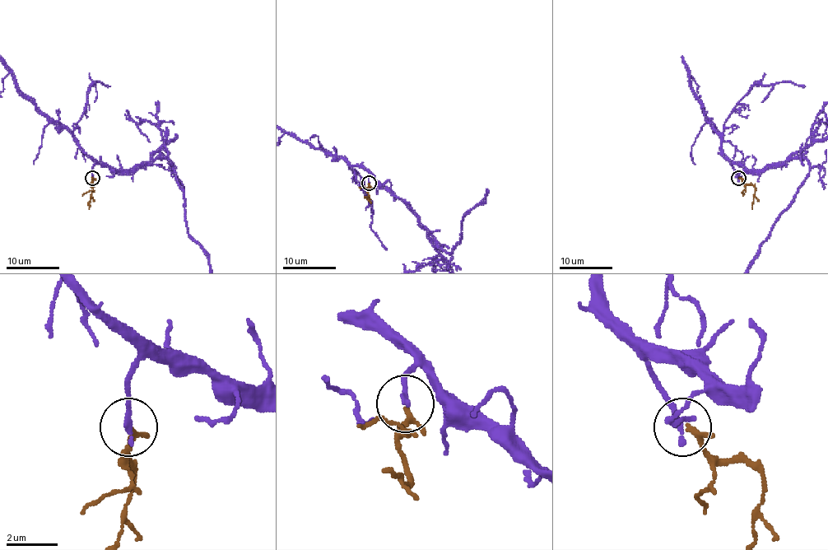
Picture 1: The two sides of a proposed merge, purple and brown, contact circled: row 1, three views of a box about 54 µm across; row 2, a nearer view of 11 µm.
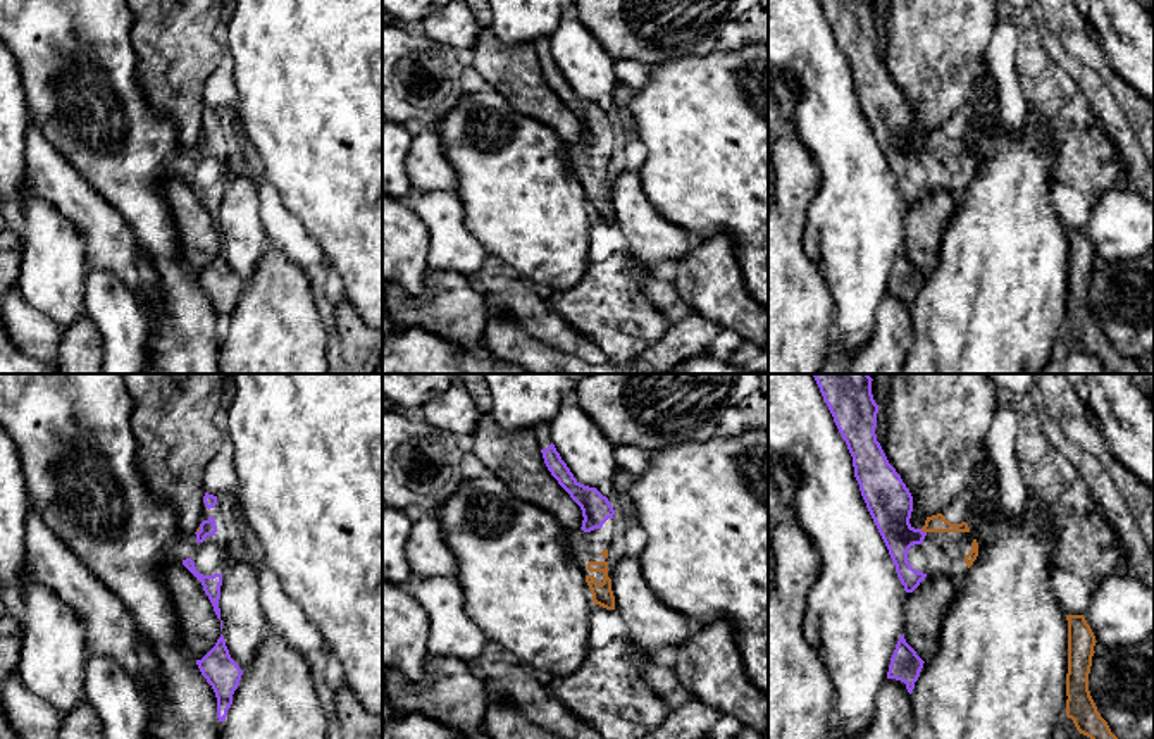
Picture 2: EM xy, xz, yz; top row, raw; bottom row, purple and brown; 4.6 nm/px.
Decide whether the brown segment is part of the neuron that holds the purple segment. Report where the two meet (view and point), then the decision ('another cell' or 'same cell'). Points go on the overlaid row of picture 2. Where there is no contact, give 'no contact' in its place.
yz (922, 531) | same cell

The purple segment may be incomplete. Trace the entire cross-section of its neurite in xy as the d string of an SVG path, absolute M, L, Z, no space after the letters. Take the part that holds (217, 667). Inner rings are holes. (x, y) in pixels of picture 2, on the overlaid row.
M222 634L215 646L202 660L196 660L196 665L215 692L217 718L219 722L224 722L227 710L233 705L233 694L239 686L243 670L231 658Z

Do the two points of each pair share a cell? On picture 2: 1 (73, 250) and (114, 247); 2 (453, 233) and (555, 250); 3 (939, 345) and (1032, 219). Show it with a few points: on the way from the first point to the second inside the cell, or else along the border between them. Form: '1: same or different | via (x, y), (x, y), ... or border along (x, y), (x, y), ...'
1: different | border along (62, 214), (85, 243), (85, 290)
2: different | border along (459, 198), (467, 231), (488, 254)
3: same | via (970, 314), (999, 285), (1005, 250)

